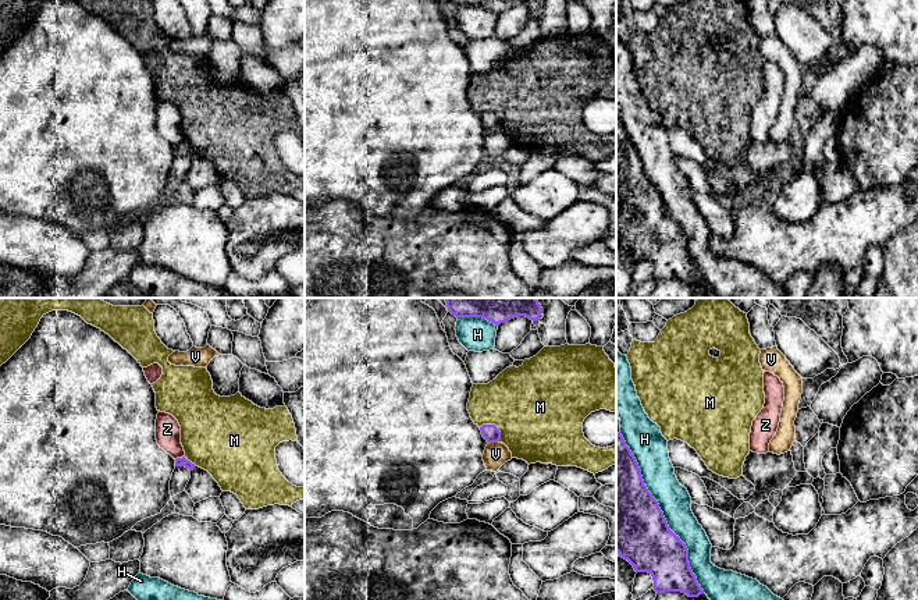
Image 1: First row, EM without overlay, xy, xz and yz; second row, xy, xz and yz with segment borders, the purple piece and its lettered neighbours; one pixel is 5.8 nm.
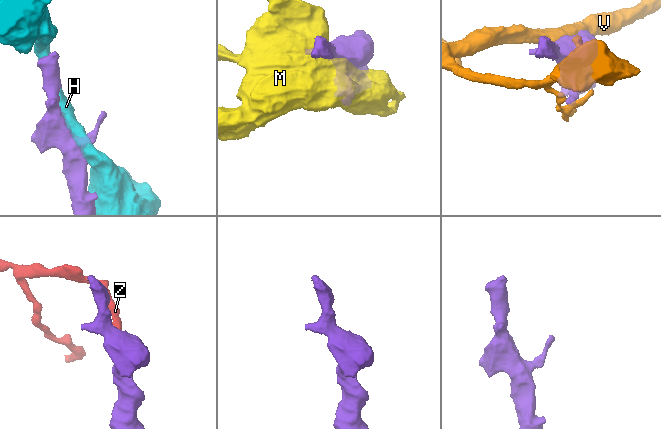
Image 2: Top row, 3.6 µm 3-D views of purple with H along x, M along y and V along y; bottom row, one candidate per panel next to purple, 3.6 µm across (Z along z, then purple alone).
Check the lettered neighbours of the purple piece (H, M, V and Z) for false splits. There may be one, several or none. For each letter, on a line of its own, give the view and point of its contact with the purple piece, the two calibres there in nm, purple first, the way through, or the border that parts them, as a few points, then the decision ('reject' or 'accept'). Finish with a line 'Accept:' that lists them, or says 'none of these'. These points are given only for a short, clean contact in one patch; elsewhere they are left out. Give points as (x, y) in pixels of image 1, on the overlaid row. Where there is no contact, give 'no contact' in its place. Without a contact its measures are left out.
H: meets purple in yz at (662, 512); 440 nm thick on the purple side, 190 nm on the other; reject
M: meets purple in xz at (494, 425); 100 nm thick on the purple side, 480 nm on the other; reject
V: meets purple in xz at (493, 441); 100 nm thick on the purple side, 140 nm on the other; reject
Z: meets purple in xy at (180, 458); 50 nm thick on the purple side, 140 nm on the other; border along xy (184, 455), (175, 460); reject
Accept: none of these

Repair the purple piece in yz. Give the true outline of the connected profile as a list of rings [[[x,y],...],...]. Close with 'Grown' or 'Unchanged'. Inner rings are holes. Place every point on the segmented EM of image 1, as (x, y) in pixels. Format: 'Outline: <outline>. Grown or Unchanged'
Outline: [[[620,432],[616,434],[616,551],[636,572],[652,576],[657,594],[704,593],[690,568],[686,544],[669,529]]]. Unchanged

